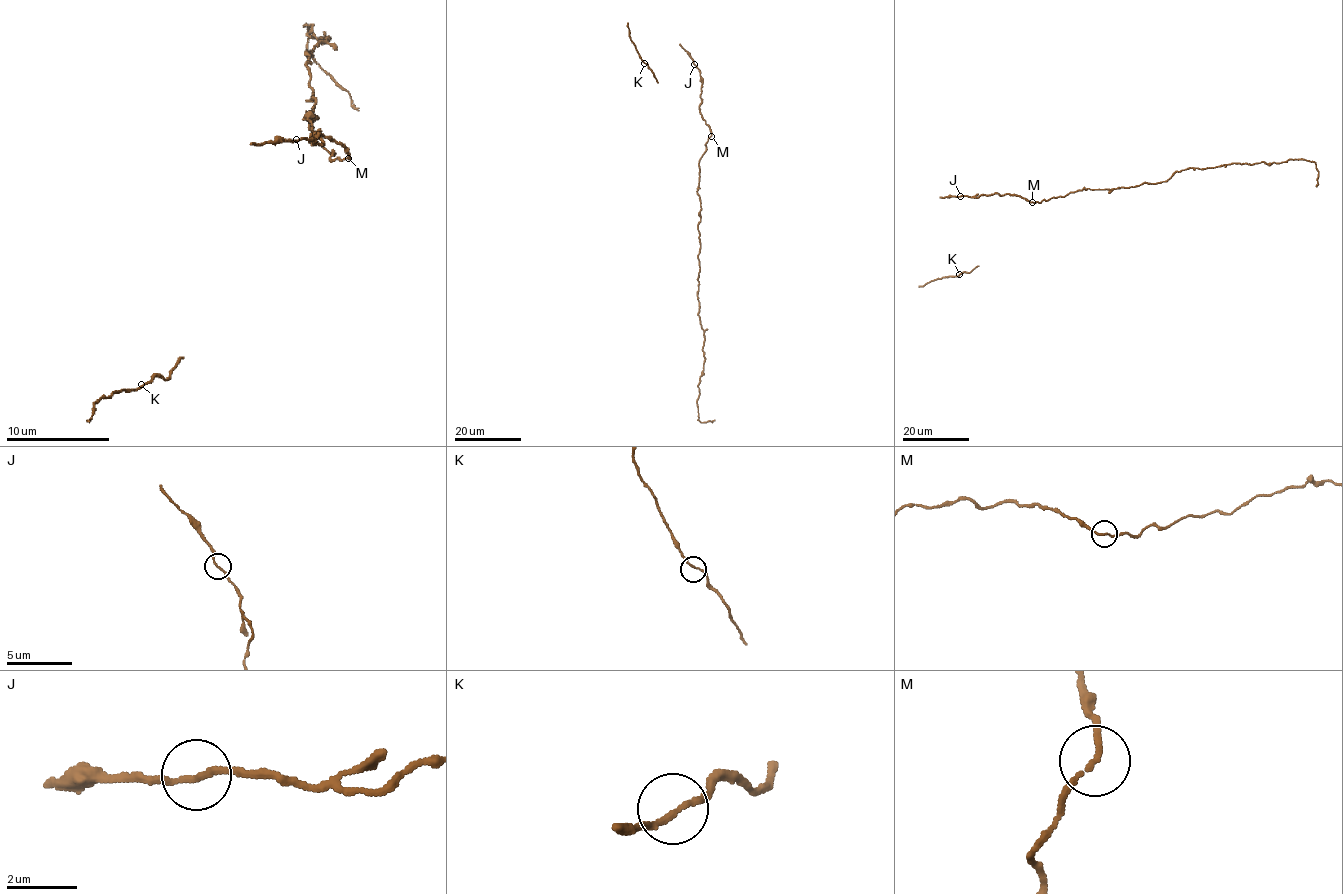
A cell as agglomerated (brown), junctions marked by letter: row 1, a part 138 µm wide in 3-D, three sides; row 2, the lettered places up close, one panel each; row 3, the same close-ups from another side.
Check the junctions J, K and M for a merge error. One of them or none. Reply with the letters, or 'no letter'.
M

